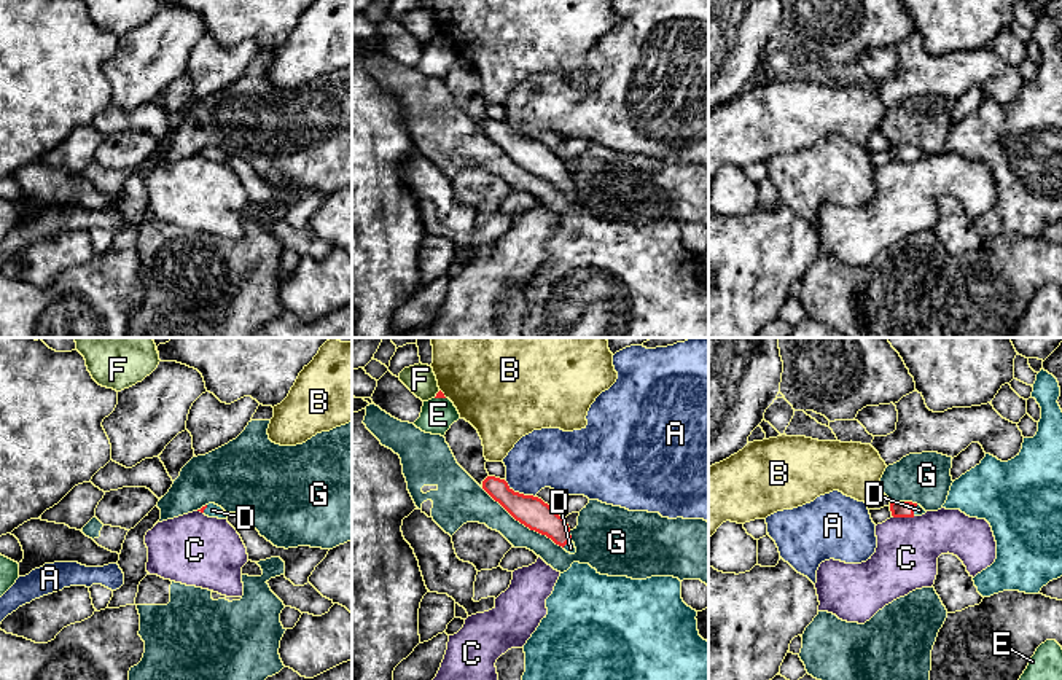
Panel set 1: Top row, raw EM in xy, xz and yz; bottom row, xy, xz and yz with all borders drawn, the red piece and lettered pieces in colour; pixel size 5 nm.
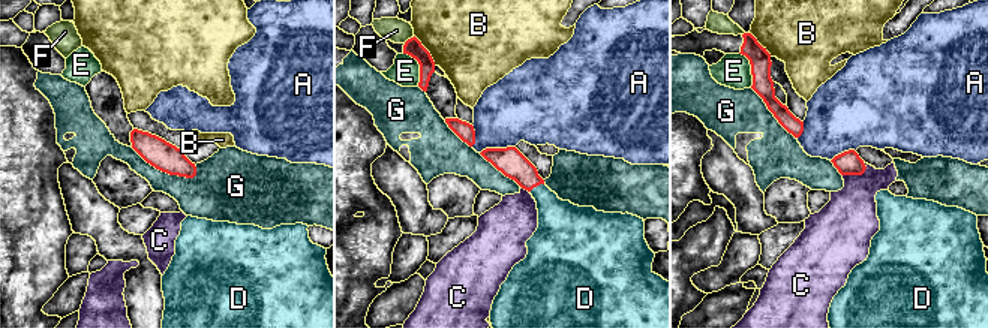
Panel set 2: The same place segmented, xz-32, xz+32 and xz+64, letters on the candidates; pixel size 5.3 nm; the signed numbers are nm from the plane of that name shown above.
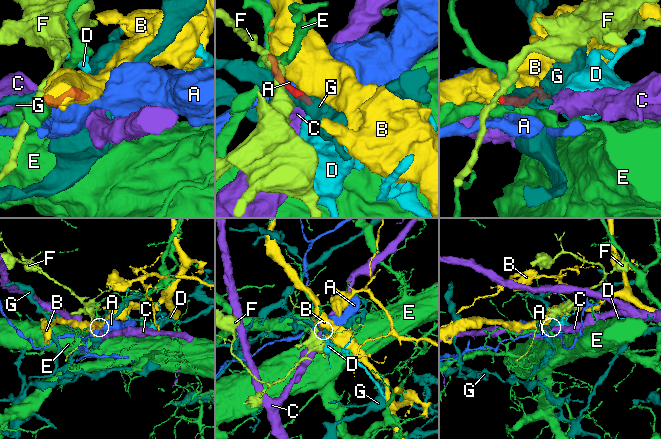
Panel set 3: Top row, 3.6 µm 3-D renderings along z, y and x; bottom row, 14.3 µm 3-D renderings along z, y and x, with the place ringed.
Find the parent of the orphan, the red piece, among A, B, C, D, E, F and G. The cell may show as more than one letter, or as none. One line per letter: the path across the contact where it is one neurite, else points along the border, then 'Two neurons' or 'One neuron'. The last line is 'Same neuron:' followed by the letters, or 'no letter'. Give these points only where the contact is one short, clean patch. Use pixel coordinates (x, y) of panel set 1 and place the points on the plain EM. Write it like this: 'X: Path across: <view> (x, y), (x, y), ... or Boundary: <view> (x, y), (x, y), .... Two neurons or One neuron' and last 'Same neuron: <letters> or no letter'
A: Boundary: xz (505, 125), (515, 134), (535, 140). Two neurons
B: Boundary: xz (440, 32), (446, 40). Two neurons
C: Boundary: yz (914, 160), (894, 161). Two neurons
D: Path across: yz (898, 152), (914, 153), (919, 153). One neuron
E: Boundary: xz (435, 40), (445, 42). Two neurons
F: Boundary: xz (440, 34), (433, 40). Two neurons
G: Two neurons
Same neuron: D

